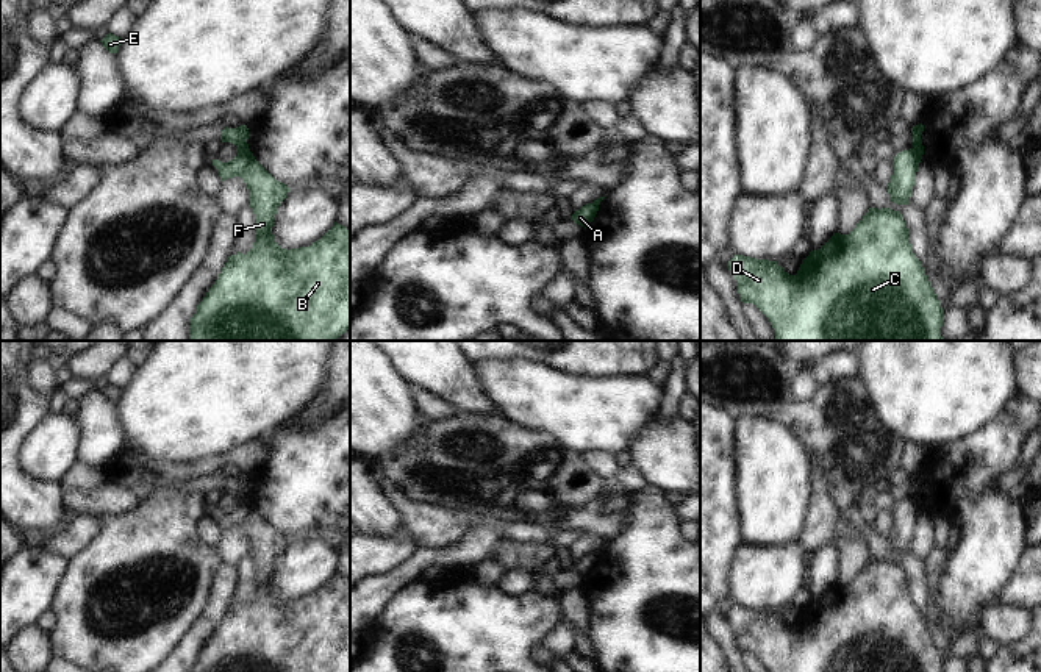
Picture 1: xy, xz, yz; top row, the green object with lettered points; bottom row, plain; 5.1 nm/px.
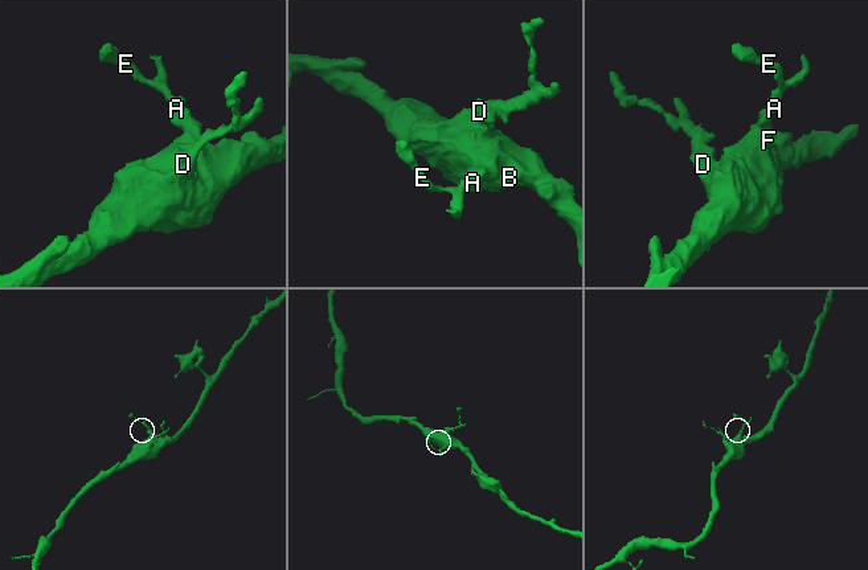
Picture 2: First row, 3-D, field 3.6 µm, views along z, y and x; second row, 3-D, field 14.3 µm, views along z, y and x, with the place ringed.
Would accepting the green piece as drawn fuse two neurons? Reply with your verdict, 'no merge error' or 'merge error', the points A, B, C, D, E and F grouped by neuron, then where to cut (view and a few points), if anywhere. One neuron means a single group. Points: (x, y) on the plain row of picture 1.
merge error; groups A E / B C D F; cut yz (912, 497), (921, 507)

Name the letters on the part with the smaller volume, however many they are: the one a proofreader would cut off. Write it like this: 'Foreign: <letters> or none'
Foreign: A, E

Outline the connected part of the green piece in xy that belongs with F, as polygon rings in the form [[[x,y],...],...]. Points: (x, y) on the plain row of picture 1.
[[[247,497],[231,511],[213,509],[222,531],[241,527],[250,544],[250,558],[255,564],[255,592],[242,605],[230,605],[216,633],[209,638],[203,650],[197,655],[191,672],[350,672],[350,580],[339,574],[333,577],[308,597],[281,599],[272,584],[275,564],[286,549],[289,538],[275,530],[253,506]]]

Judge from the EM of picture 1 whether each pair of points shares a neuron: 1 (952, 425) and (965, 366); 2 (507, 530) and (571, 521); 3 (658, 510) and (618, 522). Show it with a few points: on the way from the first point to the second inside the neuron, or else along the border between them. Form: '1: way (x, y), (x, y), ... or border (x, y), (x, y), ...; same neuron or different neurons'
1: way (952, 411), (952, 380); same neuron
2: way (522, 532), (550, 532), (555, 527); same neuron
3: border (626, 513), (626, 525), (610, 541); different neurons

